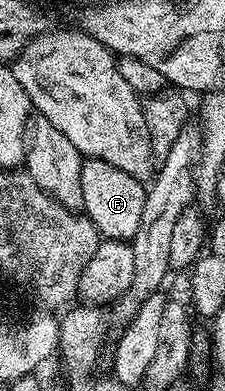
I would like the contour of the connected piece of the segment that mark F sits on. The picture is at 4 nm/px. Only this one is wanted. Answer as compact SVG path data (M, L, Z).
M83 160L80 175L80 189L84 191L82 209L90 222L98 228L103 238L111 241L130 241L140 227L140 215L144 215L144 199L147 186L141 181L132 179L128 171L112 167L112 163Z

